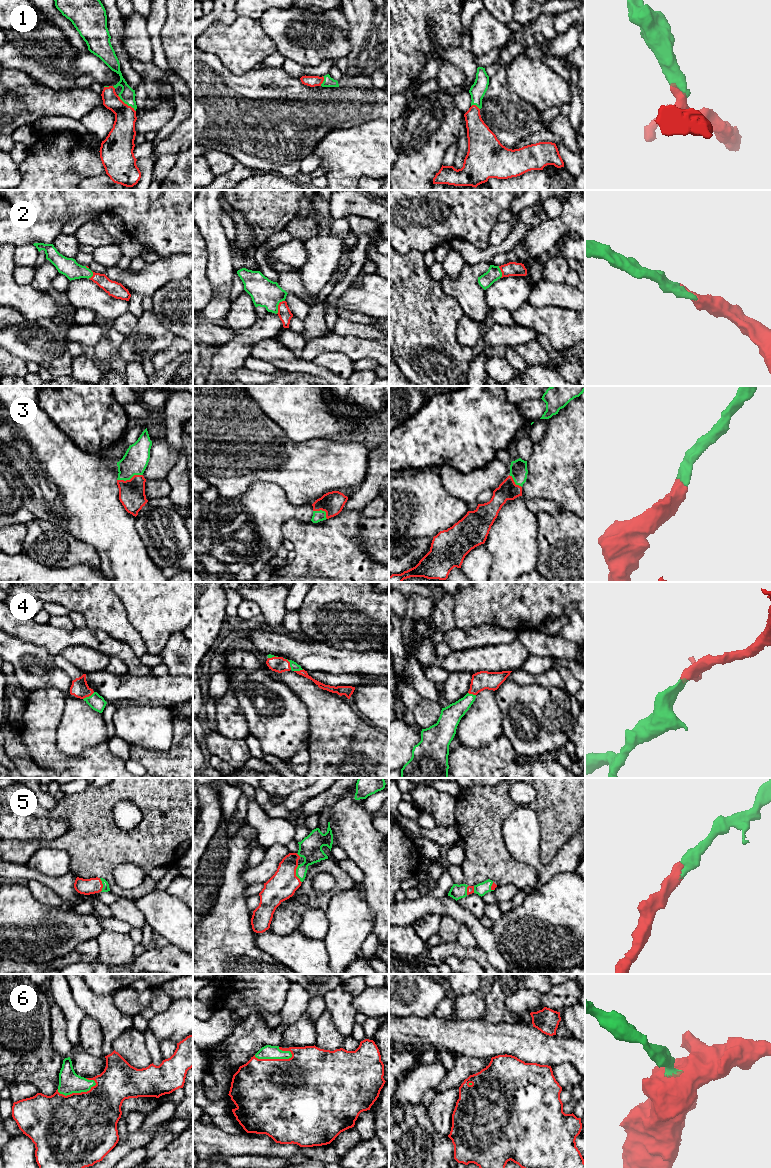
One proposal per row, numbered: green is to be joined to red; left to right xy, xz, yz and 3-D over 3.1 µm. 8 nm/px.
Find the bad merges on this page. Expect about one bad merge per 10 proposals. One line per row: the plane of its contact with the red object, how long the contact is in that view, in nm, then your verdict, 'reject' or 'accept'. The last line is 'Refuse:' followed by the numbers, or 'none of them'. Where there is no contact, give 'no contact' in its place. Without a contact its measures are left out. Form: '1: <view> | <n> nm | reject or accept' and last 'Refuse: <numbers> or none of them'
1: xy | 200 nm | accept
2: xz | 130 nm | accept
3: xy | 220 nm | accept
4: xy | 110 nm | accept
5: xz | 150 nm | accept
6: xz | 320 nm | accept
Refuse: none of them

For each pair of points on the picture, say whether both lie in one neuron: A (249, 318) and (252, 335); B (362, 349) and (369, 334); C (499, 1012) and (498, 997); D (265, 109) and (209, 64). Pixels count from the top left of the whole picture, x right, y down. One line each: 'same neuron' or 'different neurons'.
A: different neurons
B: different neurons
C: same neuron
D: same neuron

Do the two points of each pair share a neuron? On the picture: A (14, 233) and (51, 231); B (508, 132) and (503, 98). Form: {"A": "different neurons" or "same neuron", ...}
{"A": "same neuron", "B": "same neuron"}

